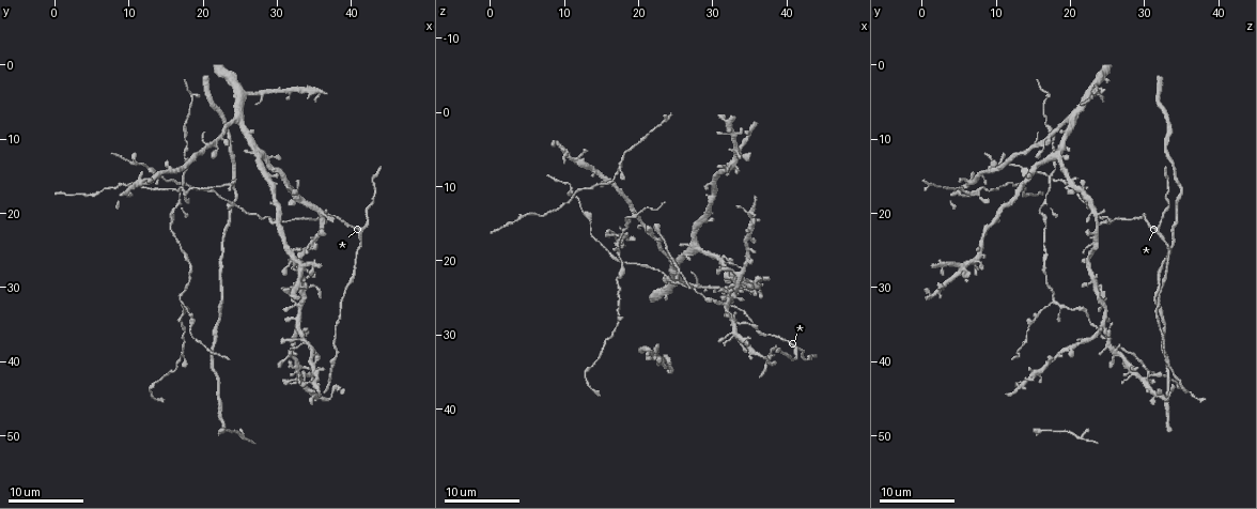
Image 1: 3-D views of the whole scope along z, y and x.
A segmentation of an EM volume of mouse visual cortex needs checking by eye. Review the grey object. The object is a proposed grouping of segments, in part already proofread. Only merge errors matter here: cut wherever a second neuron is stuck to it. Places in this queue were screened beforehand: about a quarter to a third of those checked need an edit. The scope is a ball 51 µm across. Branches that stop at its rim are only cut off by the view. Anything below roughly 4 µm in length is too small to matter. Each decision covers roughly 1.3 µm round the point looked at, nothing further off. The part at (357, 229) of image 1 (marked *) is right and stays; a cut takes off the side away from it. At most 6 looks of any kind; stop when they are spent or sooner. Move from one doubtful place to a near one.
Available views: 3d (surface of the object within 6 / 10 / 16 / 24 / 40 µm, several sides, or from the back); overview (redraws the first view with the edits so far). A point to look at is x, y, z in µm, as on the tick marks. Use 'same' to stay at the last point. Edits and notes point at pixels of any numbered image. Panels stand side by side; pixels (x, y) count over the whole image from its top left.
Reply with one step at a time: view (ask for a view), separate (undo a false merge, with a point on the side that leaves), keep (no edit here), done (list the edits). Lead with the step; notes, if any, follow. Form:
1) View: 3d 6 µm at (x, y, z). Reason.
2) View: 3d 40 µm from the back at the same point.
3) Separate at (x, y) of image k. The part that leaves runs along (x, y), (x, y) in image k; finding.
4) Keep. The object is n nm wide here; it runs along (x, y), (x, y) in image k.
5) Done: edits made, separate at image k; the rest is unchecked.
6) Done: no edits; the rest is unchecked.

View: 3d 10 µm at (18.5, 35.0, 14.5). Thick turns thin.

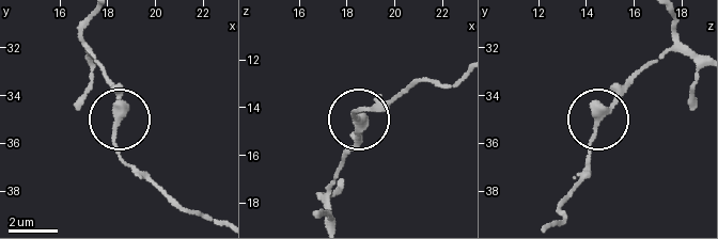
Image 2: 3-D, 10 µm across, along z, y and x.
Keep. It runs along (671, 19), (671, 44), (606, 112), (583, 171) in image 2; continuous, no second neuron.

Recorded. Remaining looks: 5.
View: 3d 10 µm at (14.5, 16.5, 9.5). Three arms meet.

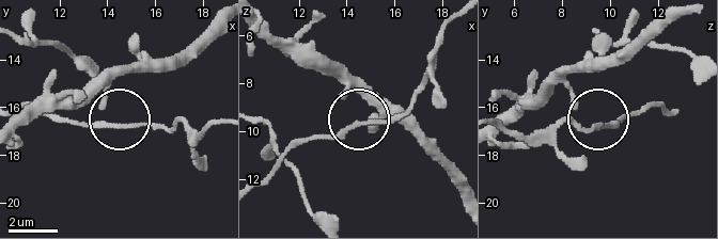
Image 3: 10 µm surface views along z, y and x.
View: 3d 10 µm from the back at (14.5, 16.8, 9.8). From behind.

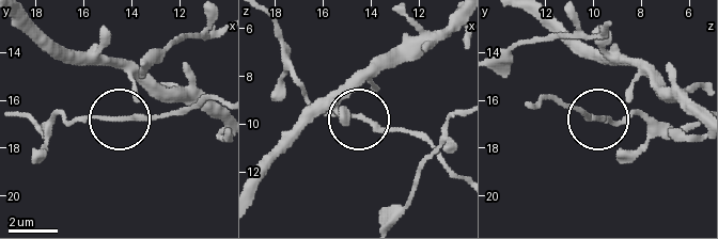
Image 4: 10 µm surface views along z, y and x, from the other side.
Keep. The object is 150 nm wide here; continuous, no second neuron.

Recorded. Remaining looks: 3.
View: 3d 10 µm at (33.5, 27.5, 5.0). Four or more arms meet.

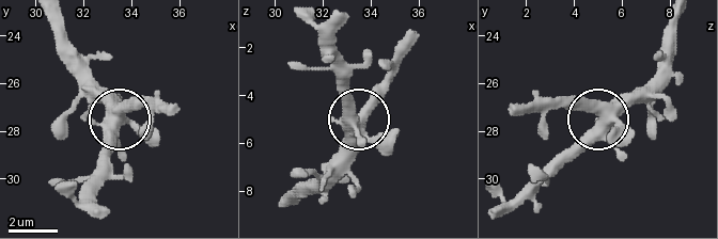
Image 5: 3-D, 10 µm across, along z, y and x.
Keep. It runs along (676, 21), (668, 59), (601, 117), (553, 104) in image 5; continuous, no second neuron.

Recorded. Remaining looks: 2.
Done: no edits; the rest is unchecked.

